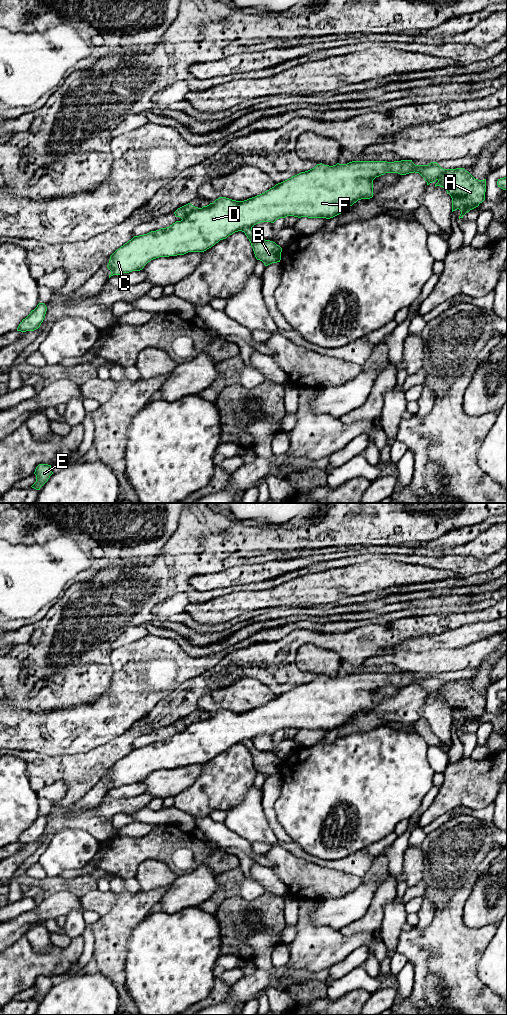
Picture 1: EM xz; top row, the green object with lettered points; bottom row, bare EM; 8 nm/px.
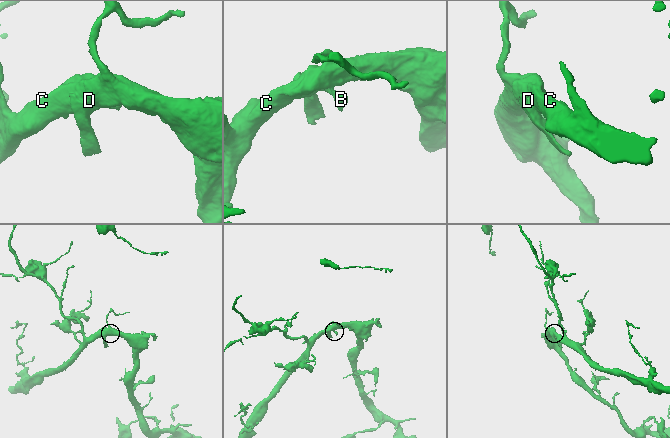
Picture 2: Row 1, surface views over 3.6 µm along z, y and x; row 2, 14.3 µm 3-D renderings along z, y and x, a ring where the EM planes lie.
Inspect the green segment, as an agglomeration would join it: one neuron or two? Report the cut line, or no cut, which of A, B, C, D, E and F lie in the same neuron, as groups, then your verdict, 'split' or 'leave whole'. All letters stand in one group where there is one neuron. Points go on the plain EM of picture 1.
cut in xz along (198, 720), (182, 731); A C D E F / B; split

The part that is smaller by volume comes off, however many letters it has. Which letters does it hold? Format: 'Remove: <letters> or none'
Remove: B

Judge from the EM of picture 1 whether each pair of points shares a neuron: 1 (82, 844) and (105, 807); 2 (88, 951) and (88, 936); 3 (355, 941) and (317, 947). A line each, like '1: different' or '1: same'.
1: different
2: same
3: same

